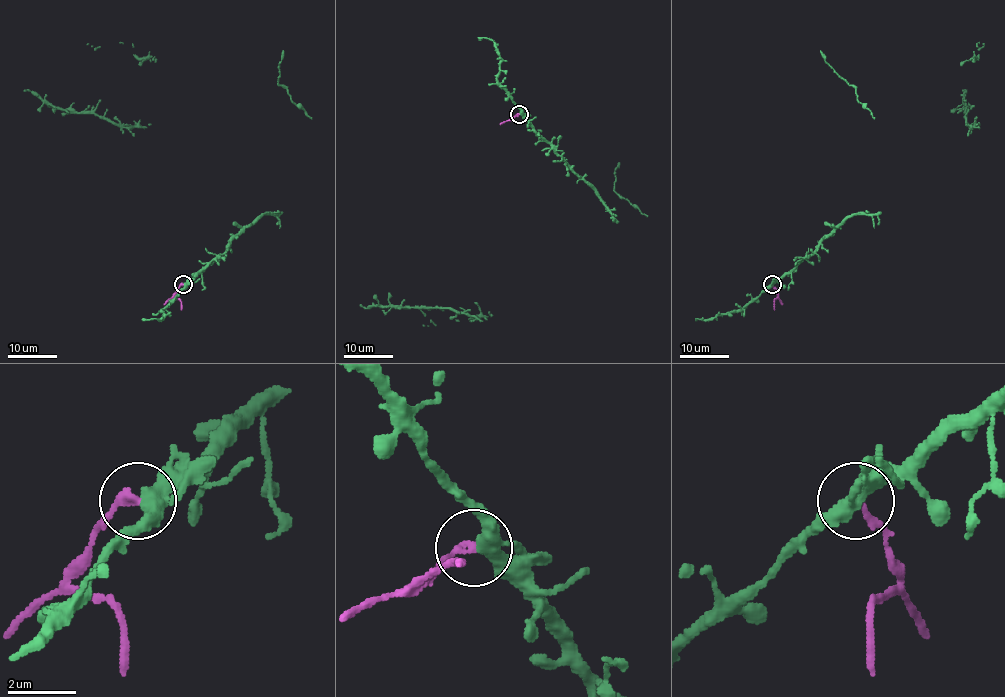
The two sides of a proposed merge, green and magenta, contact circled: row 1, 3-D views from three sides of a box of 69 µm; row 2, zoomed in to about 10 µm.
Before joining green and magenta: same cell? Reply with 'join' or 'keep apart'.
keep apart

